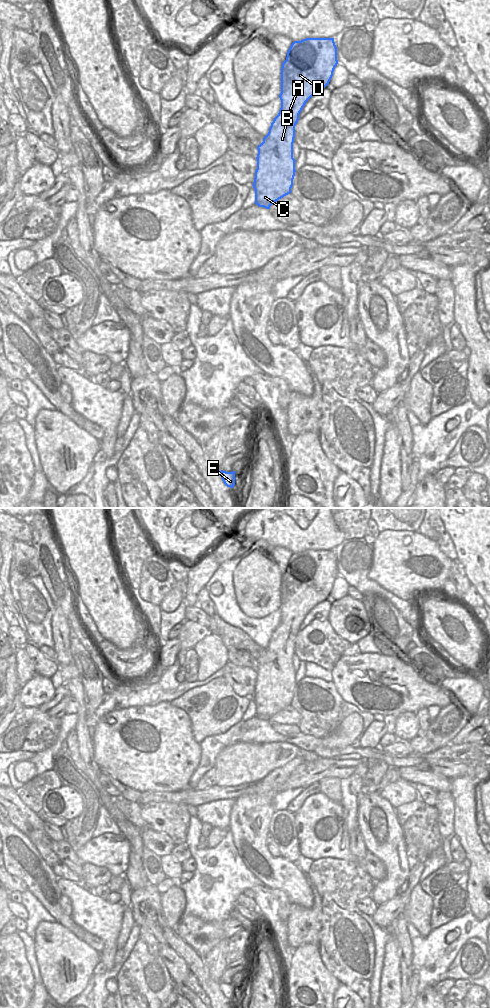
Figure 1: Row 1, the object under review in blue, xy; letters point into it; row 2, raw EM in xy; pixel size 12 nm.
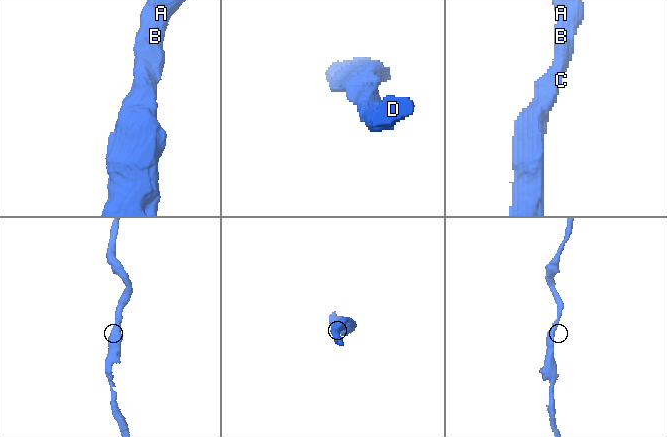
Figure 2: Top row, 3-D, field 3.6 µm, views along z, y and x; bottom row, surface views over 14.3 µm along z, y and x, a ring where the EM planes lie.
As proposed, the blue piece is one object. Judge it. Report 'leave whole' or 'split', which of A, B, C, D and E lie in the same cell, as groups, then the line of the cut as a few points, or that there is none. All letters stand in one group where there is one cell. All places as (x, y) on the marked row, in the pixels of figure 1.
leave whole; A B C D E; no cut

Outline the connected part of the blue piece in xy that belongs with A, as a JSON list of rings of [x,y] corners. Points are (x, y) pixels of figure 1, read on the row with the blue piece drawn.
[[[306,38],[291,44],[281,67],[281,108],[263,142],[257,146],[257,169],[252,186],[255,190],[255,204],[259,207],[270,209],[274,202],[291,193],[296,172],[293,143],[299,114],[306,102],[329,84],[337,64],[334,38]]]

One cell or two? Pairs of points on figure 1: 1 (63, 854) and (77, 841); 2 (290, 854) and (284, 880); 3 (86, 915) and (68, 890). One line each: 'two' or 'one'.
1: two
2: two
3: one

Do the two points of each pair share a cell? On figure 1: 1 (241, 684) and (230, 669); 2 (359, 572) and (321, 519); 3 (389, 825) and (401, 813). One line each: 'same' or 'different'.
1: same
2: different
3: different

